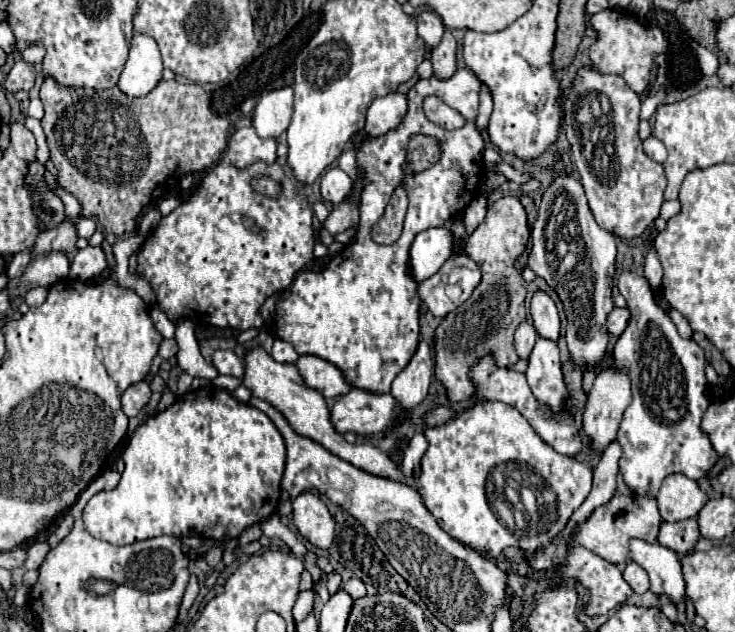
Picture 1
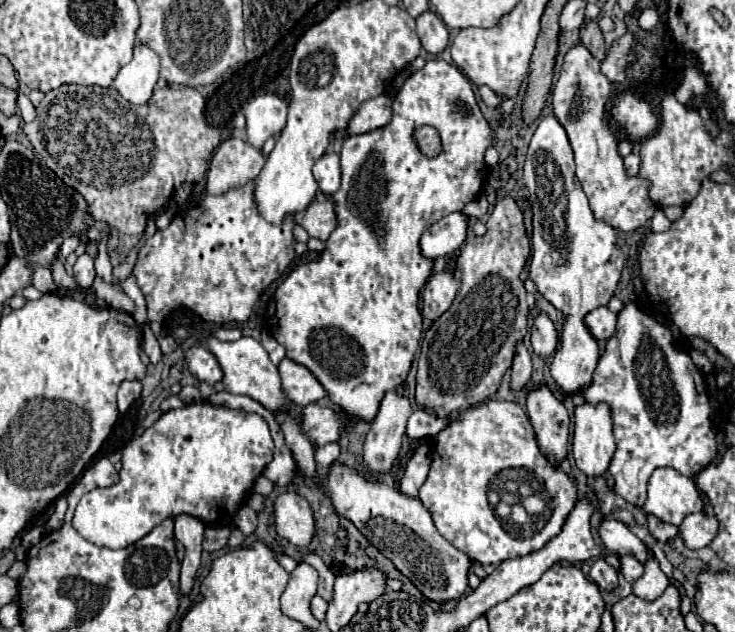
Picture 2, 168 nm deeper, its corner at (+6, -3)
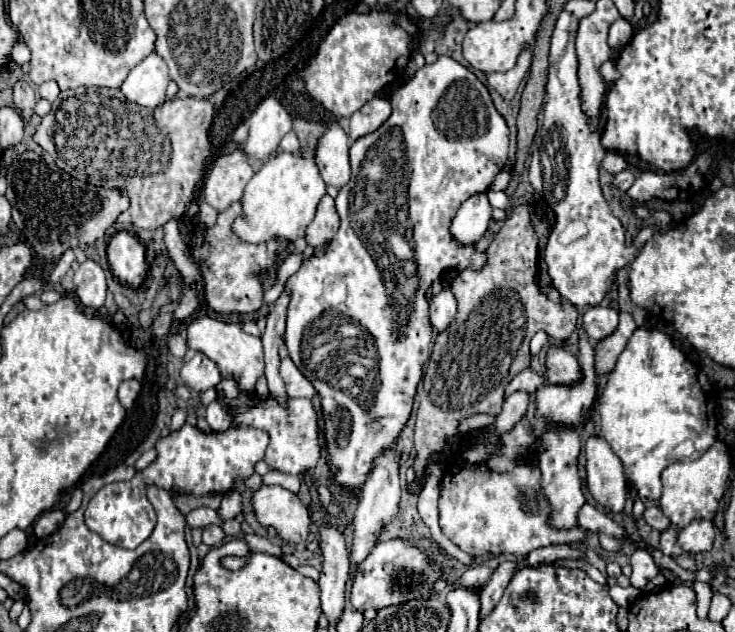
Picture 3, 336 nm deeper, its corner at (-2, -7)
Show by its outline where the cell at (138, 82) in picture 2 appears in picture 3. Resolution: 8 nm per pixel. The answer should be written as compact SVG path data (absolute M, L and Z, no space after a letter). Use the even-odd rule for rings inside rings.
M151 53L137 67L131 69L131 73L121 85L121 93L137 105L155 109L165 101L167 83L167 63L157 53Z

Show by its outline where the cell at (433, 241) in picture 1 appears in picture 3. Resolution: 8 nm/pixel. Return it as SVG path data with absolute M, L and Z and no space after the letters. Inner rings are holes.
M473 195L459 207L455 219L451 221L451 237L463 247L475 245L487 231L489 221L491 205L487 201L487 195Z

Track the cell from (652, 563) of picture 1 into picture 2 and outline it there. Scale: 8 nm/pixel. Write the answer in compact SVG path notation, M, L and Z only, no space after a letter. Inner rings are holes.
M601 519L599 527L597 527L597 533L599 533L599 539L605 545L607 553L633 555L641 563L645 563L647 545L639 537L635 537L621 521L617 521L617 519Z

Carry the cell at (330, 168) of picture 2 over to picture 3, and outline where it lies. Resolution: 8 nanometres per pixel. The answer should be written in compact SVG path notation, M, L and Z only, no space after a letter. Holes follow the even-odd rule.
M331 123L315 149L317 167L327 185L333 185L337 189L347 185L351 177L349 147L349 137L343 133L339 123Z

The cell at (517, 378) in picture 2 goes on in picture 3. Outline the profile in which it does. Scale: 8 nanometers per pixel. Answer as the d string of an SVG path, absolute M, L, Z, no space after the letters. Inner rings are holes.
M515 391L515 393L511 393L507 397L507 401L503 403L501 413L497 415L497 421L493 423L495 429L497 429L497 433L513 429L513 425L525 415L529 399L531 399L531 395L527 391Z

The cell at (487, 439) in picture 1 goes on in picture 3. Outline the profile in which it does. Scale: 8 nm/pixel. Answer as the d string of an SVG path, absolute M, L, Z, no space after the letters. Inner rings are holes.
M523 417L511 431L497 435L489 429L489 435L477 435L477 445L471 445L457 459L459 471L447 471L441 485L439 497L439 525L445 537L449 537L459 549L471 557L483 555L515 555L527 557L533 549L575 543L583 539L579 527L557 529L549 525L551 509L549 501L541 489L541 471L535 461L535 441L533 425ZM491 459L491 471L489 471ZM535 493L537 509L535 513L523 511L521 495Z

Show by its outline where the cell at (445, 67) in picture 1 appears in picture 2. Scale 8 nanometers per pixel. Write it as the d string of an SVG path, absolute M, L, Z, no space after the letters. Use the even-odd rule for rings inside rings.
M425 11L421 13L417 19L417 35L421 39L421 45L427 49L427 53L441 53L447 47L449 35L447 35L447 27L445 23L439 19L439 15L435 11Z

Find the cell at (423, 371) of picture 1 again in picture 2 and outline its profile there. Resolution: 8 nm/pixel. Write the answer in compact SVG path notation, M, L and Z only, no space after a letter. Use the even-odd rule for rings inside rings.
M391 391L381 401L379 413L371 423L371 431L363 447L363 463L369 471L389 473L399 451L401 439L405 435L405 425L411 415L411 405L407 391Z

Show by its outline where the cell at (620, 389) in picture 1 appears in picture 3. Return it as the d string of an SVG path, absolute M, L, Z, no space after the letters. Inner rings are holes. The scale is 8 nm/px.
M597 435L585 441L587 455L587 489L595 501L613 513L625 507L625 477L621 459L615 455L611 445Z

